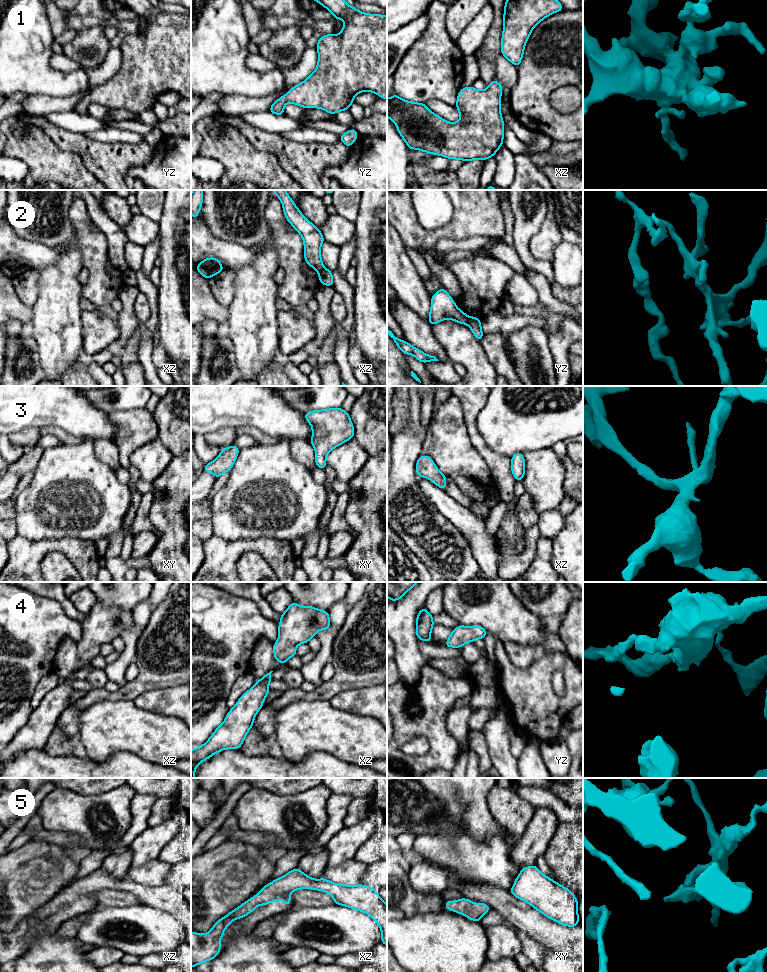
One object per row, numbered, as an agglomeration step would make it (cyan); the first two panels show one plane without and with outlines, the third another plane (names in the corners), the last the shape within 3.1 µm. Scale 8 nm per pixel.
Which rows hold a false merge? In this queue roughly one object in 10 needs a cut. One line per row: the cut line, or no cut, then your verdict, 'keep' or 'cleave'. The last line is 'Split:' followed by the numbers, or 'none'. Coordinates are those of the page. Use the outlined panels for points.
1: no cut; keep
2: cut in yz along (468, 316), (466, 323); cleave
3: no cut; keep
4: no cut; keep
5: no cut; keep
Split: 2

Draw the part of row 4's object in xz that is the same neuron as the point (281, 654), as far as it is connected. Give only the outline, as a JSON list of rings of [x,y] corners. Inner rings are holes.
[[[293,601],[281,614],[278,640],[273,645],[276,661],[286,664],[289,658],[296,656],[296,647],[299,644],[308,643],[318,630],[329,630],[329,627],[328,611],[300,606]]]

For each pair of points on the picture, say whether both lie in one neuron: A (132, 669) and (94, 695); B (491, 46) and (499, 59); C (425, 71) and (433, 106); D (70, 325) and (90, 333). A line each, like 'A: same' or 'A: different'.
A: different
B: different
C: different
D: different

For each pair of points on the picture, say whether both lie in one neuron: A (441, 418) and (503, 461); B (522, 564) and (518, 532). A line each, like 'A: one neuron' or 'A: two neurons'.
A: two neurons
B: two neurons

